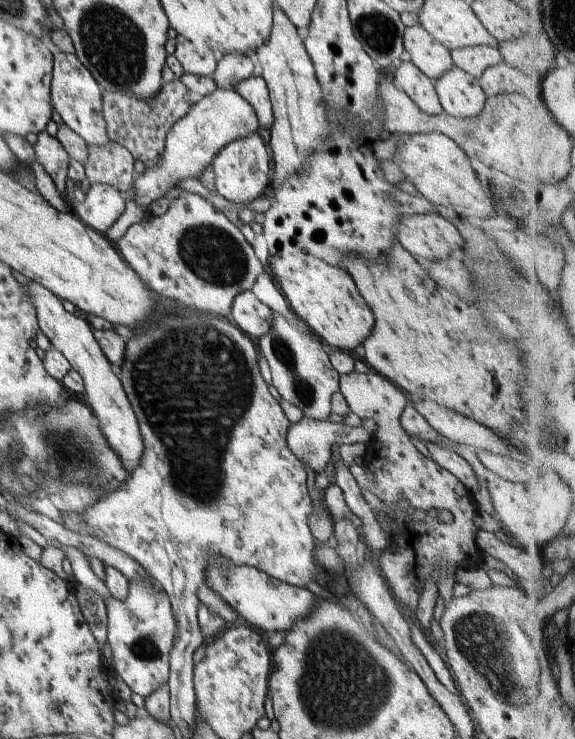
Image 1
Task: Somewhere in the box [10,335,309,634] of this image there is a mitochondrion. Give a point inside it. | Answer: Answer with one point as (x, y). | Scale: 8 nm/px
(71, 448)

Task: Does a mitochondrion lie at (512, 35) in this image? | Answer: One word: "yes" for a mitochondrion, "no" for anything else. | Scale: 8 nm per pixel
no

